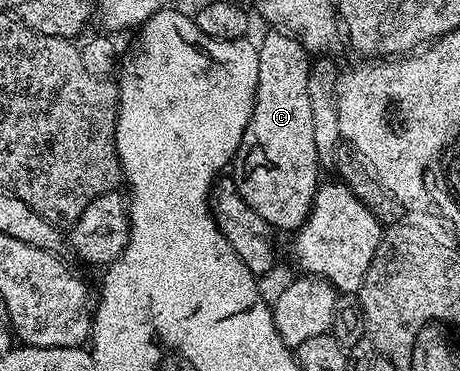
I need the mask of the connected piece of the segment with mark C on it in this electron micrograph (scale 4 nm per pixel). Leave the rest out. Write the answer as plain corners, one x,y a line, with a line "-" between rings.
268,32
258,42
258,88
256,99
252,105
252,115
248,121
246,132
242,136
242,144
238,148
234,161
230,166
230,177
236,181
236,190
277,231
295,232
308,218
312,211
312,201
316,188
322,178
320,157
314,148
314,124
310,120
310,92
308,91
308,75
310,73
309,51
305,50
298,39
287,32

